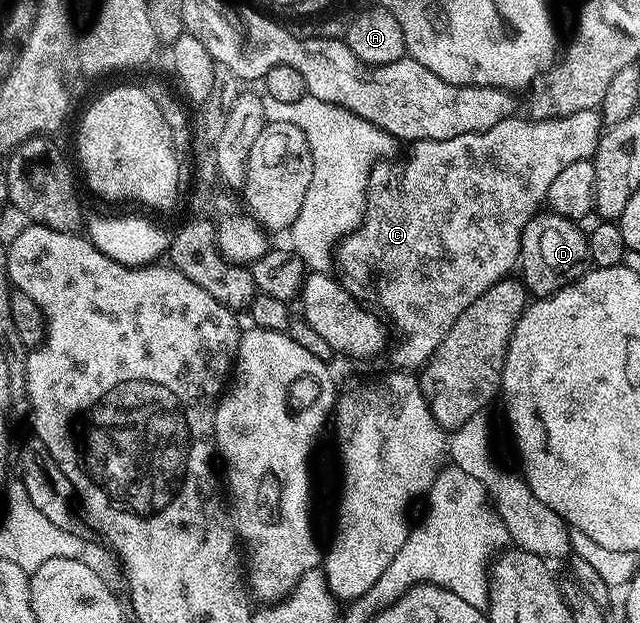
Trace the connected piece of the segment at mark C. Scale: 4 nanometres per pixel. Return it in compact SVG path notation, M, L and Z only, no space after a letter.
M598 110L569 113L565 117L556 119L517 118L507 118L494 125L493 128L485 129L484 132L465 133L461 137L449 137L445 141L422 139L420 143L410 144L411 152L408 153L407 160L403 163L403 172L399 175L399 191L395 191L395 175L393 172L387 171L386 162L380 161L371 168L367 186L367 210L363 212L363 221L359 224L358 229L340 239L333 256L333 263L337 268L337 278L345 290L364 305L376 303L380 307L378 310L386 316L389 323L389 318L391 318L390 326L392 328L395 326L399 330L399 344L395 348L393 348L394 346L390 348L390 351L392 350L390 366L392 368L402 369L408 373L415 373L422 369L433 357L437 345L441 345L441 341L445 341L445 333L449 333L449 329L453 329L453 321L457 321L457 317L461 317L461 313L465 313L465 309L469 309L469 305L473 305L473 301L477 301L477 297L481 297L481 293L485 293L485 289L489 289L489 285L508 278L516 270L517 264L520 262L523 230L531 216L544 206L549 193L549 185L553 185L554 179L561 174L561 169L565 169L565 165L573 165L577 161L591 159L594 156L599 144L599 136L605 127Z

